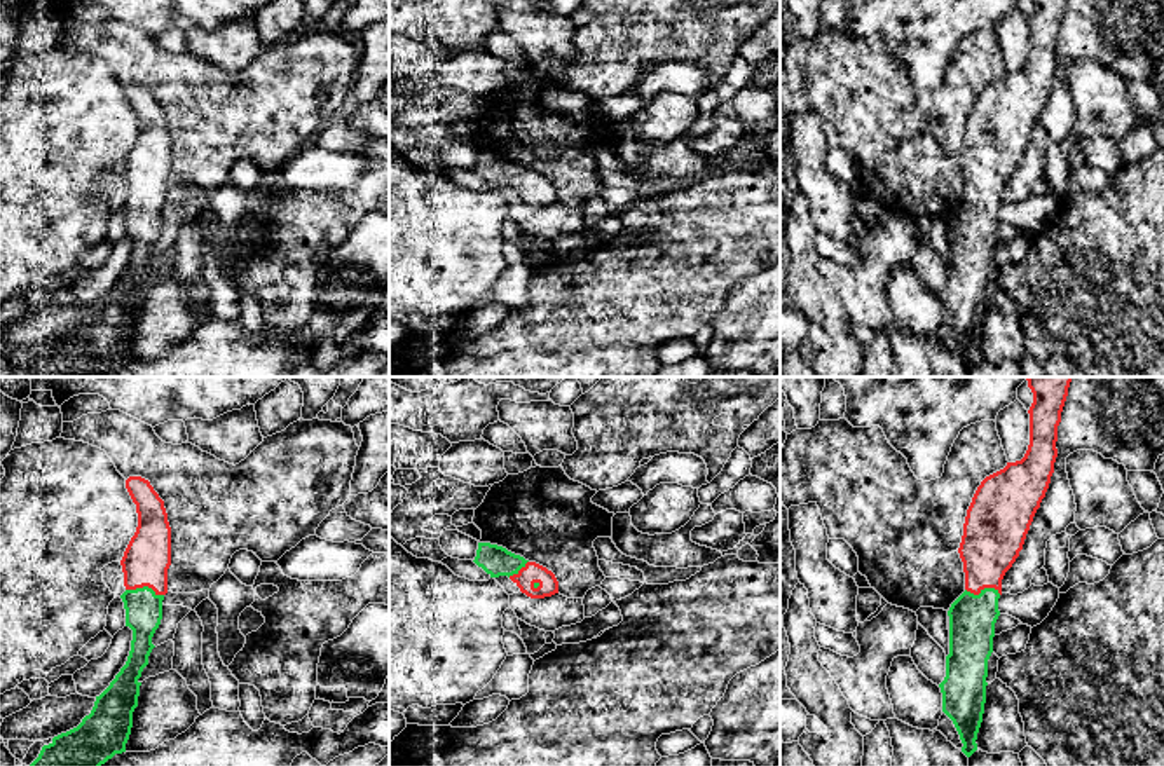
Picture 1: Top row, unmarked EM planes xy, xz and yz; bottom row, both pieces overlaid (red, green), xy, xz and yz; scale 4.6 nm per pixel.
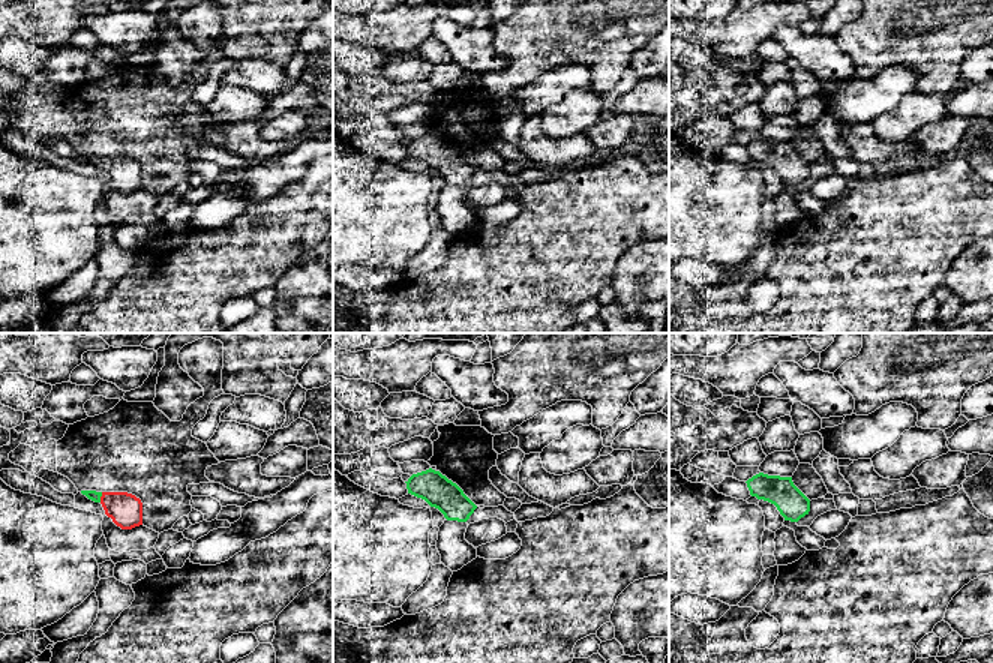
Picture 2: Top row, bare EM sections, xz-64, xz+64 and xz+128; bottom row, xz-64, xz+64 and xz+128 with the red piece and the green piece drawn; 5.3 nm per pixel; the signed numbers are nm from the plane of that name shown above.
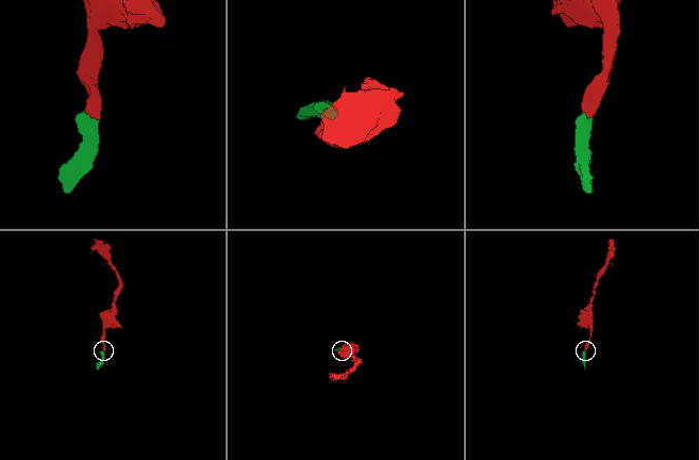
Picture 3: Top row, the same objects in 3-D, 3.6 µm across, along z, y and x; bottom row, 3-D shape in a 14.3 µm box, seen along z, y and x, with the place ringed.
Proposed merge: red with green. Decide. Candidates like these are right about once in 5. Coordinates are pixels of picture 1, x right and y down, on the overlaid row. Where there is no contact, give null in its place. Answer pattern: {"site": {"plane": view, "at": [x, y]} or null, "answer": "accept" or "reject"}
{"site": {"plane": "xy", "at": [145, 585]}, "answer": "accept"}

